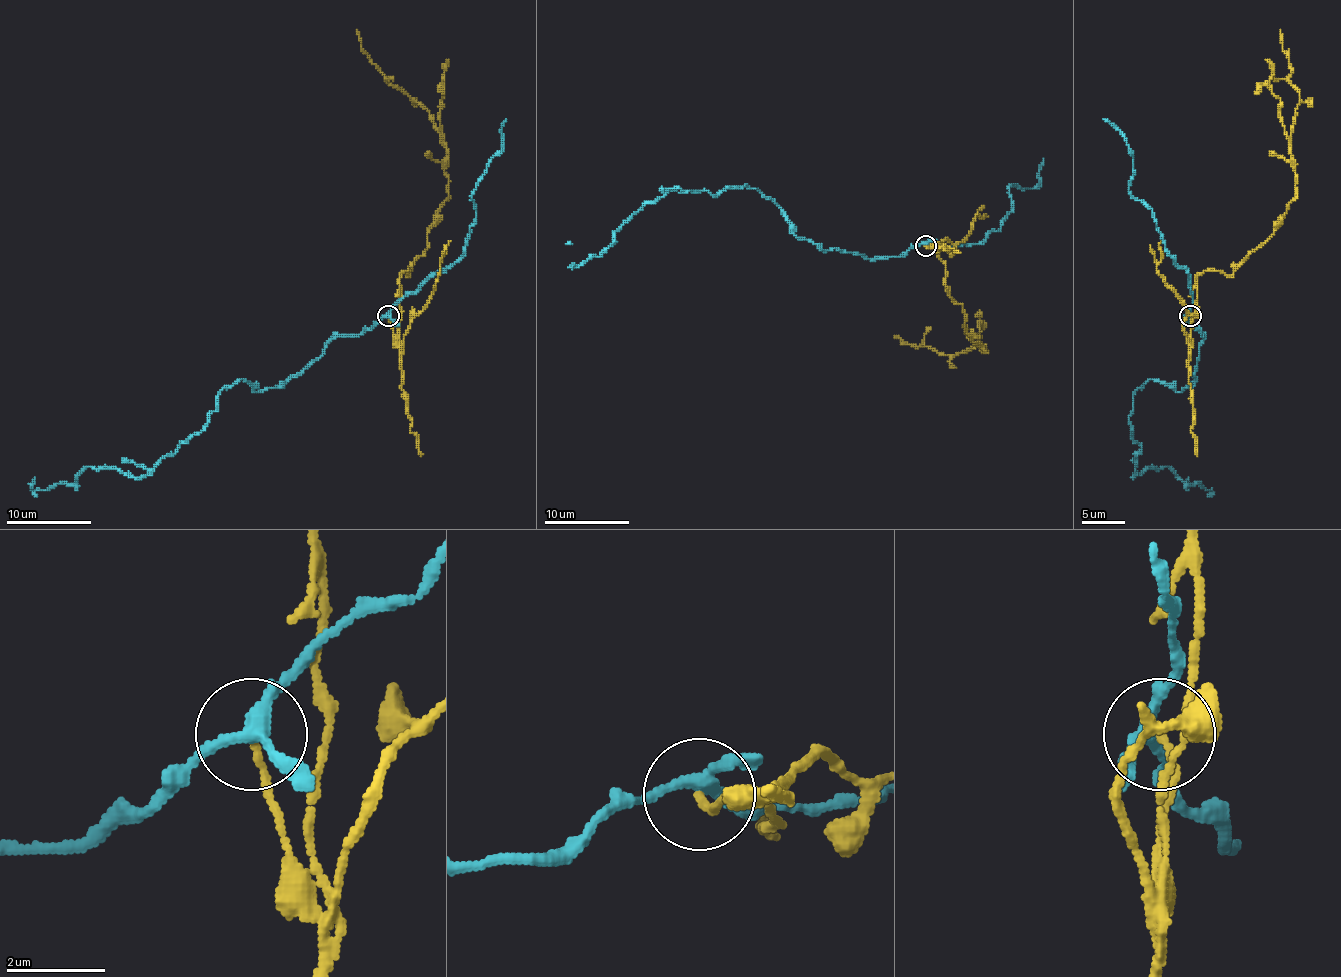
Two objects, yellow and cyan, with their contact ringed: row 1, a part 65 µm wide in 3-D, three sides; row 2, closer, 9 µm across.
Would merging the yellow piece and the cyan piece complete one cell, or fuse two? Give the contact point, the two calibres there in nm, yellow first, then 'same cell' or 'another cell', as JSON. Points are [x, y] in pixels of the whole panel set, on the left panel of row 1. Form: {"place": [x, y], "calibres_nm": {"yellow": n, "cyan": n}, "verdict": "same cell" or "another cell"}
{"place": [388, 316], "calibres_nm": {"yellow": 140, "cyan": 240}, "verdict": "another cell"}

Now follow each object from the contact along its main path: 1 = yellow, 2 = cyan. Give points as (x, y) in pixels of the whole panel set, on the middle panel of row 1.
1: (926, 246), (939, 250), (947, 293), (962, 306), (964, 329), (986, 350), (984, 346), (941, 355), (894, 335)
2: (926, 244), (873, 259), (824, 250), (747, 184), (715, 197), (670, 188), (600, 257), (574, 263)

